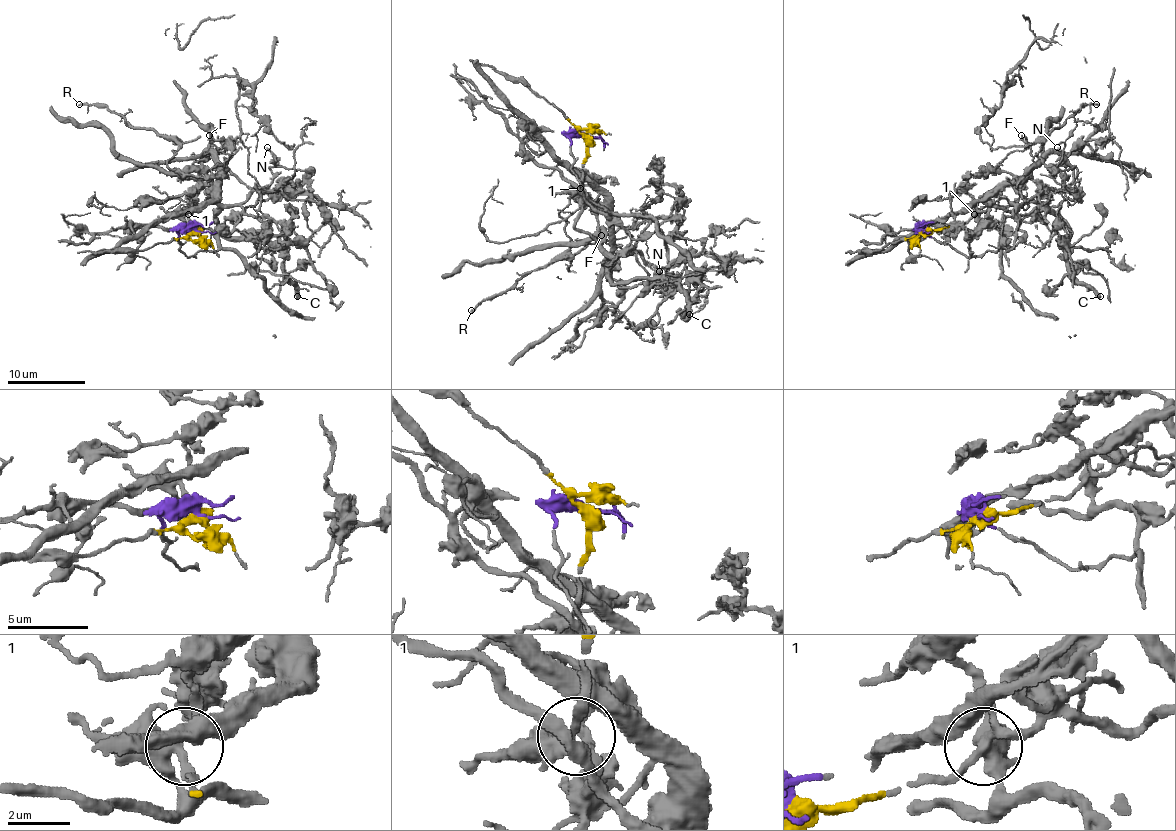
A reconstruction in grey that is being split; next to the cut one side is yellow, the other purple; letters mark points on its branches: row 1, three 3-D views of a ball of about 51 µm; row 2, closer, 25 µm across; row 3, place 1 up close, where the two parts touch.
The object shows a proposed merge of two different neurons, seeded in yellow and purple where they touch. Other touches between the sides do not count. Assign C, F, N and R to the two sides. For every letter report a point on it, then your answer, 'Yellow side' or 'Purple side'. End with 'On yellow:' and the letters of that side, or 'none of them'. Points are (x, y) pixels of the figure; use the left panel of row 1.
C: Place: (297, 296). Yellow side
F: Place: (209, 135). Purple side
N: Place: (267, 147). Yellow side
R: Place: (79, 104). Yellow side
On yellow: C, N, R

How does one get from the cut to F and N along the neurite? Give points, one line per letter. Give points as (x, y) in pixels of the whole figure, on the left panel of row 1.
F: (194, 230), (178, 232), (190, 257), (217, 248), (204, 228), (131, 226), (212, 197), (229, 156), (210, 134)
N: (194, 230), (190, 206), (184, 210), (206, 203), (237, 205), (255, 189), (270, 183), (274, 158), (266, 148)

